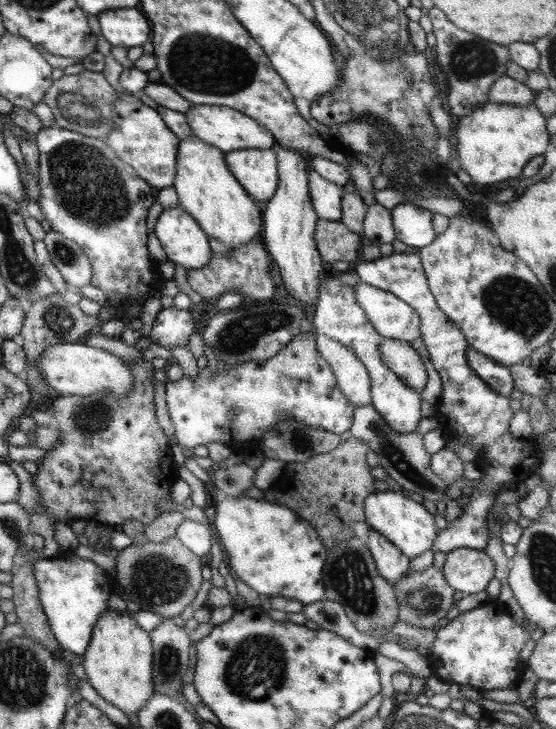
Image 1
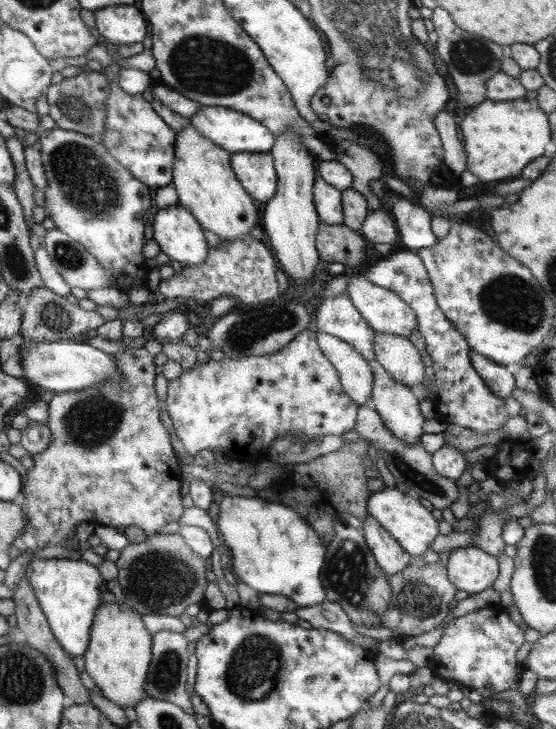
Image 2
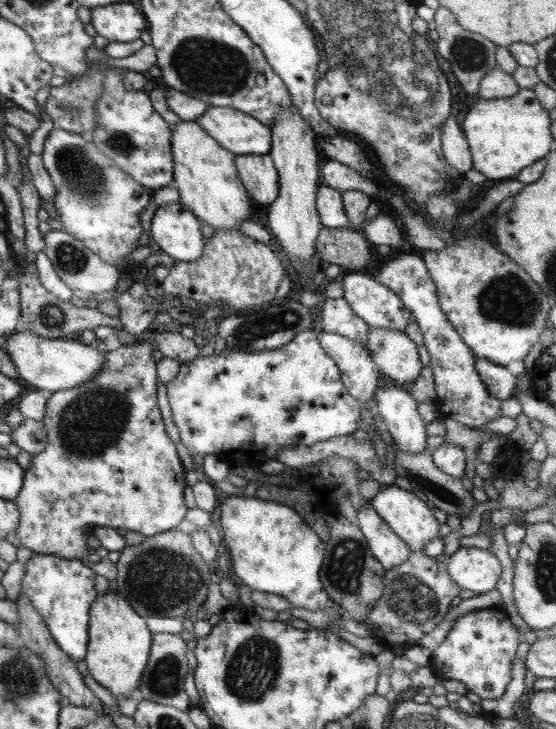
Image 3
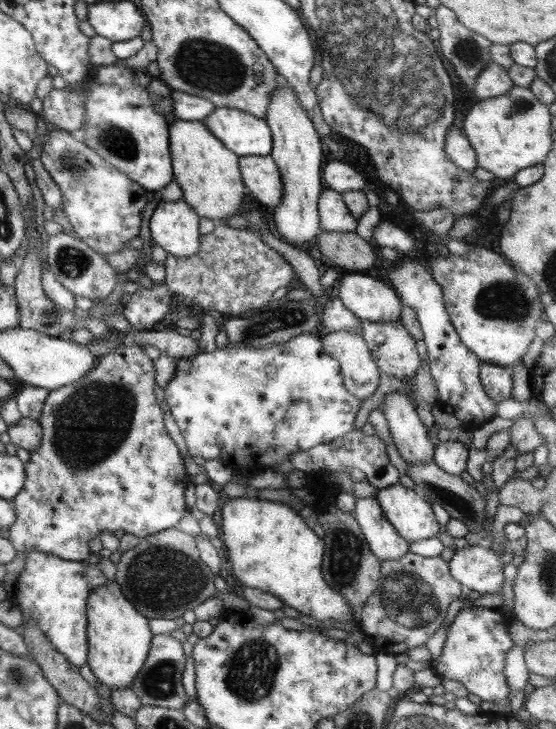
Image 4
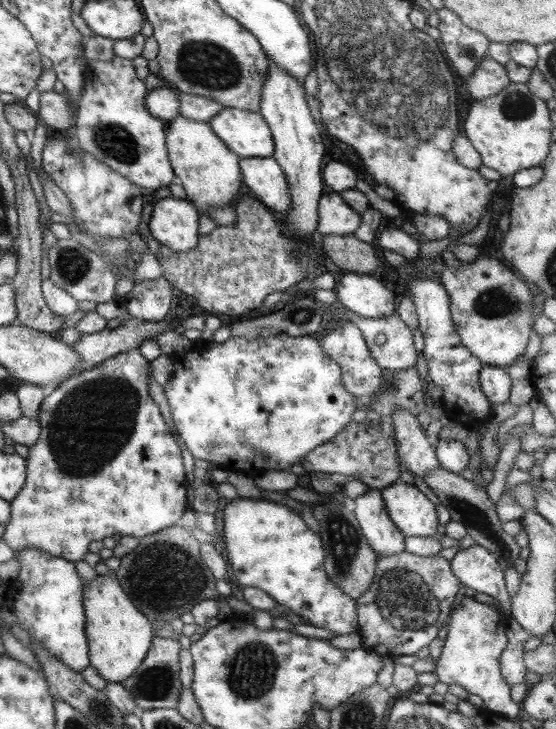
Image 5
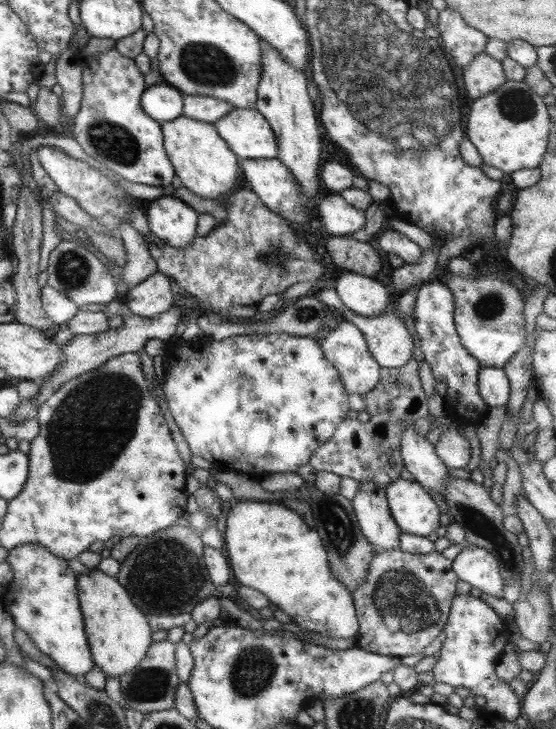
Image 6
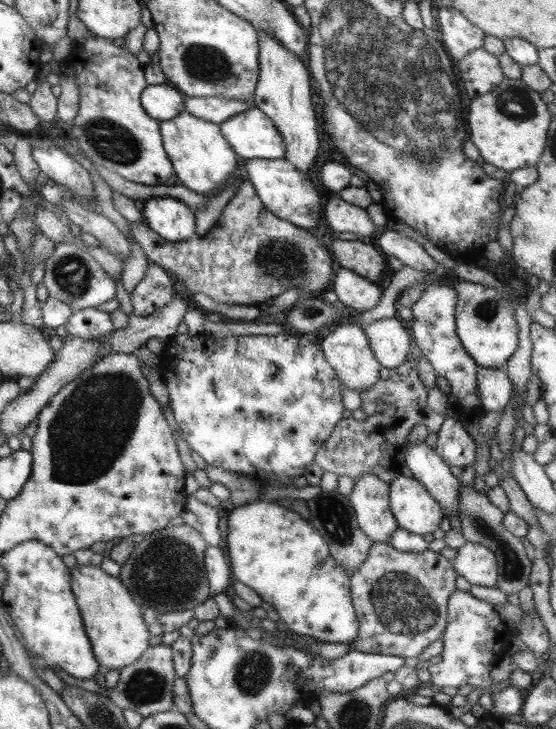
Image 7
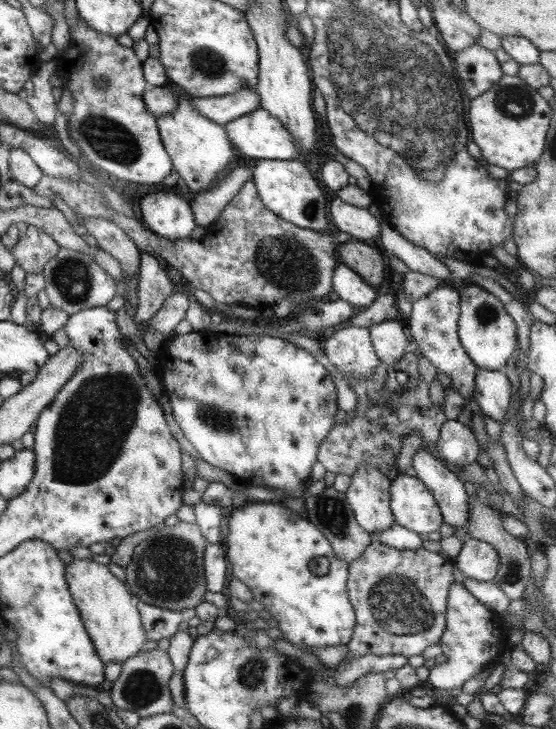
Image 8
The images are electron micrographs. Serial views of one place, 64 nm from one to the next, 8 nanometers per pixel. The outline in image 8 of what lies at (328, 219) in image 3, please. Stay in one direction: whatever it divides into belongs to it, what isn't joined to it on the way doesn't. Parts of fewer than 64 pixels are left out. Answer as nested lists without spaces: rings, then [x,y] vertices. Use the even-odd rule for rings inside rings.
[[[337,197],[327,202],[331,224],[340,231],[341,237],[355,237],[359,241],[375,238],[379,223],[365,208],[357,208],[341,202]]]

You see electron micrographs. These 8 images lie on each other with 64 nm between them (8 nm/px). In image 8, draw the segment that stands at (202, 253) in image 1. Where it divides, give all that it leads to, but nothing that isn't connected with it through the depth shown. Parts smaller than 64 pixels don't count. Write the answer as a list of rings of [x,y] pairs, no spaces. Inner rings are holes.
[[[150,191],[135,198],[135,209],[145,226],[167,240],[187,239],[195,228],[190,203],[175,192]]]

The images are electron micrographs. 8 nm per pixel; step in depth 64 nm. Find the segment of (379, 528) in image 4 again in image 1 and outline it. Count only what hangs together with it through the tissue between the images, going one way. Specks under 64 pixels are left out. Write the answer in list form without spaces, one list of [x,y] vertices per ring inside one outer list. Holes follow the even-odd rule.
[[[369,528],[367,550],[372,556],[377,572],[390,584],[396,584],[409,568],[409,558],[403,556],[391,542]]]

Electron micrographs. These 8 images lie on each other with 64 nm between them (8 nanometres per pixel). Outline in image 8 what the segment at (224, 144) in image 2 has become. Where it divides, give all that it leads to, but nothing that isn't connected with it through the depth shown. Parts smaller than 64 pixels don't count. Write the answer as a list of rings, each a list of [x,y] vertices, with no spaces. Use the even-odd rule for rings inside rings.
[[[261,107],[239,116],[239,118],[234,118],[222,127],[238,156],[253,158],[253,160],[298,160],[298,146],[294,144],[295,141],[291,139],[287,129],[283,128],[274,116],[269,116],[267,111]]]

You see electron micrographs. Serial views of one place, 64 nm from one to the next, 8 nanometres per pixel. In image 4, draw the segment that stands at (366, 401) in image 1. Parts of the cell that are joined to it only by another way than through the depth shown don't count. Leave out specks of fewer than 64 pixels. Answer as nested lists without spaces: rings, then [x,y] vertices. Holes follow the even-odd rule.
[[[350,329],[337,330],[321,338],[320,344],[339,364],[343,387],[355,399],[362,402],[375,392],[379,370],[361,335]]]

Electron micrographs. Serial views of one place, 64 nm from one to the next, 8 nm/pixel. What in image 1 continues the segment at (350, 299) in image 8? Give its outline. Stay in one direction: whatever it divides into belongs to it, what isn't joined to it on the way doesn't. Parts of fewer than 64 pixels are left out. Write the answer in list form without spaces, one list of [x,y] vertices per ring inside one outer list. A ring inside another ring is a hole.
[[[359,281],[352,286],[356,303],[363,309],[375,333],[385,339],[410,343],[420,337],[420,318],[408,304],[394,294]]]

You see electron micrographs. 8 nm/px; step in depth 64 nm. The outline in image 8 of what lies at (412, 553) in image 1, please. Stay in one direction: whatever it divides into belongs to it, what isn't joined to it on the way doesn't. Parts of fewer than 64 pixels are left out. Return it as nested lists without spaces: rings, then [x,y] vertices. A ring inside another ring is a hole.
[[[398,475],[391,481],[389,506],[395,523],[417,534],[435,532],[443,524],[442,514],[429,489],[416,477]]]

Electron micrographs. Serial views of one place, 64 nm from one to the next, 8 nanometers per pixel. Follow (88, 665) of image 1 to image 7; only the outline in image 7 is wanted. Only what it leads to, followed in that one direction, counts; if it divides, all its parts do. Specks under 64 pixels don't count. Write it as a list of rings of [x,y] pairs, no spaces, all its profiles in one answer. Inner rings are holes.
[[[79,565],[70,570],[70,587],[74,594],[85,634],[91,643],[91,650],[97,664],[108,670],[120,670],[138,661],[149,647],[148,628],[141,618],[141,607],[131,598],[130,592],[121,584],[118,577],[112,577],[96,565]]]

